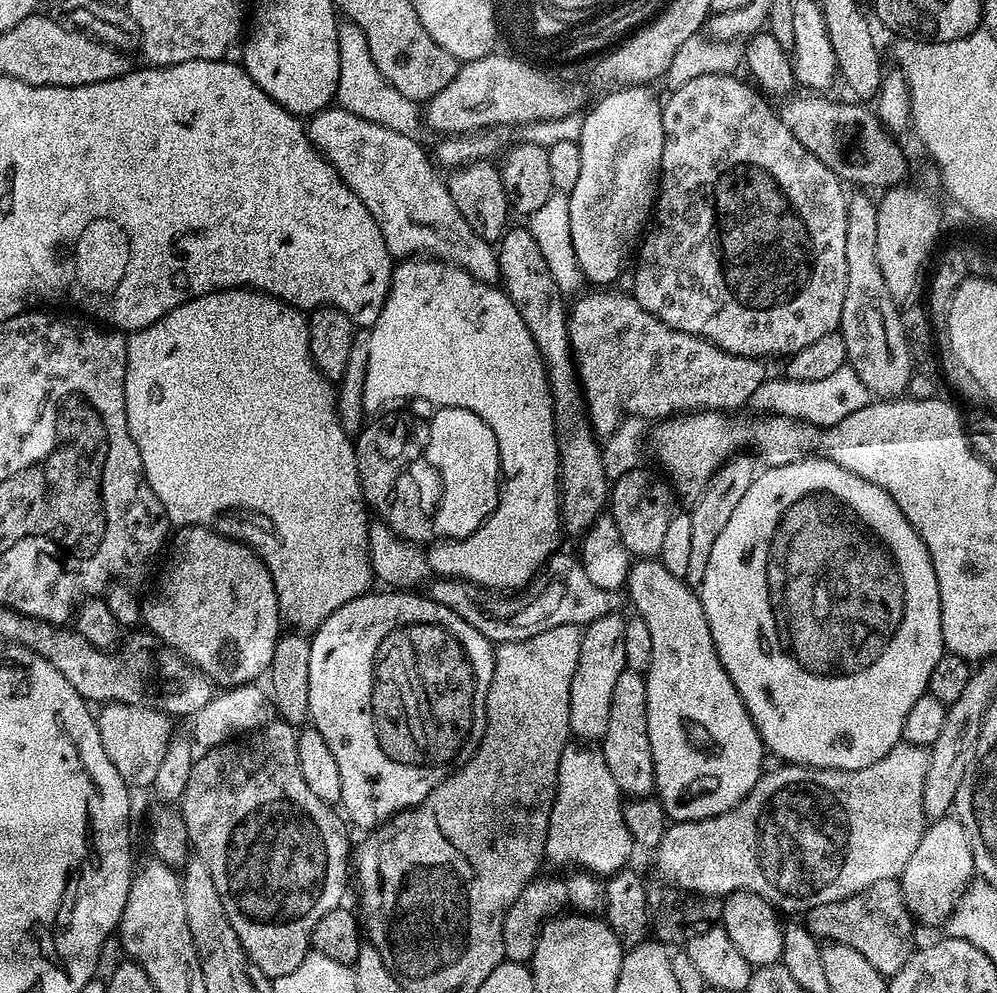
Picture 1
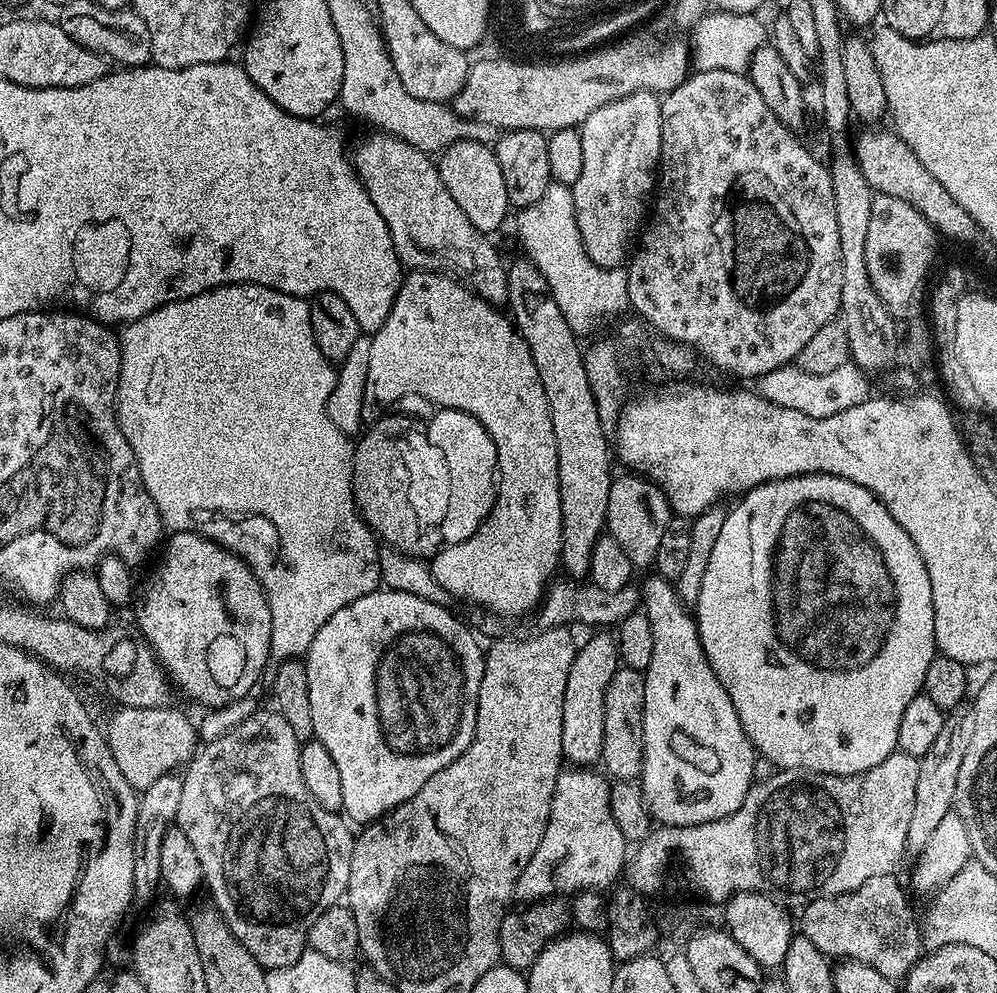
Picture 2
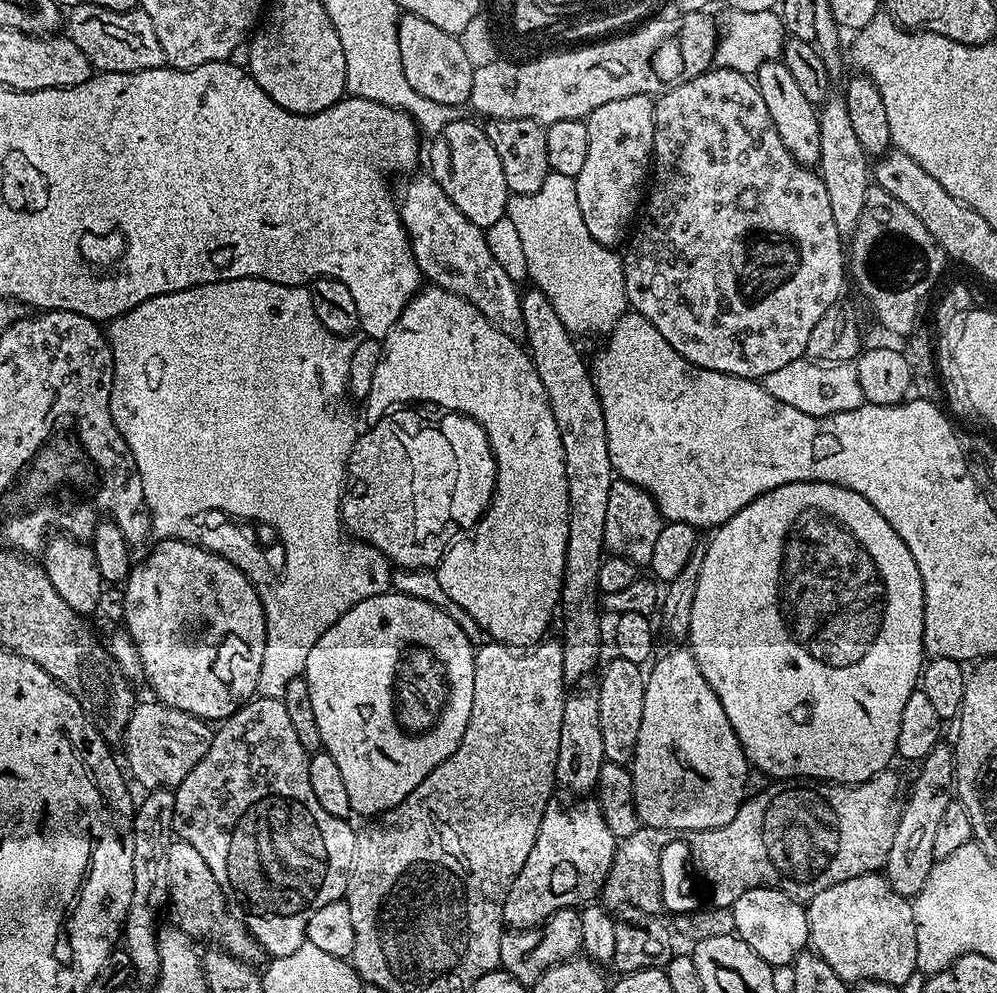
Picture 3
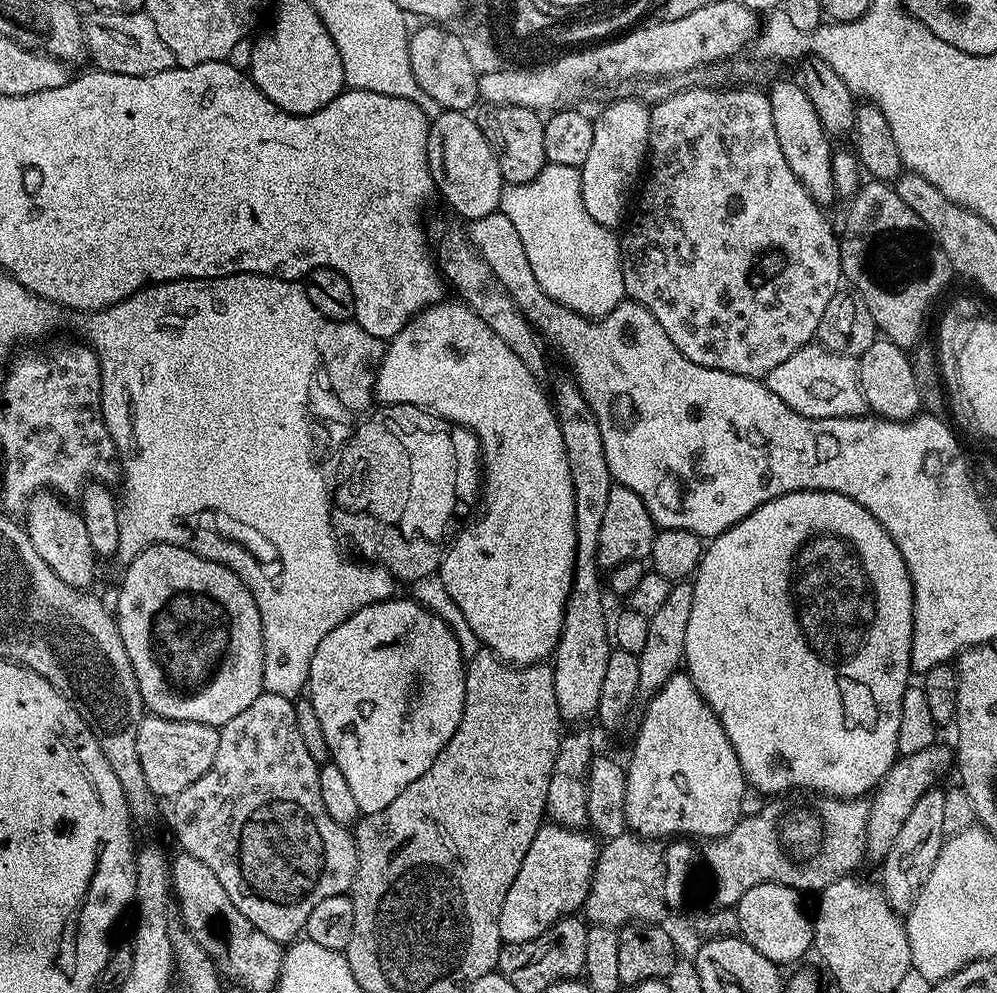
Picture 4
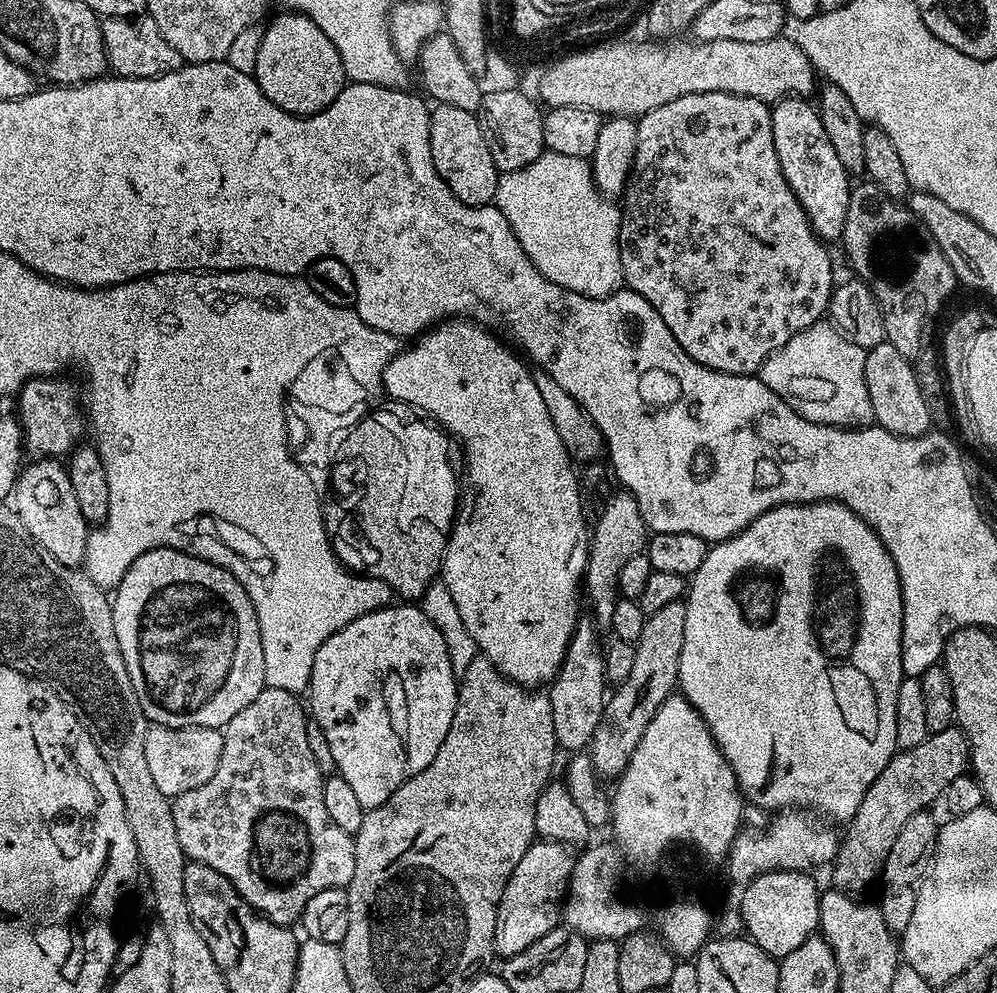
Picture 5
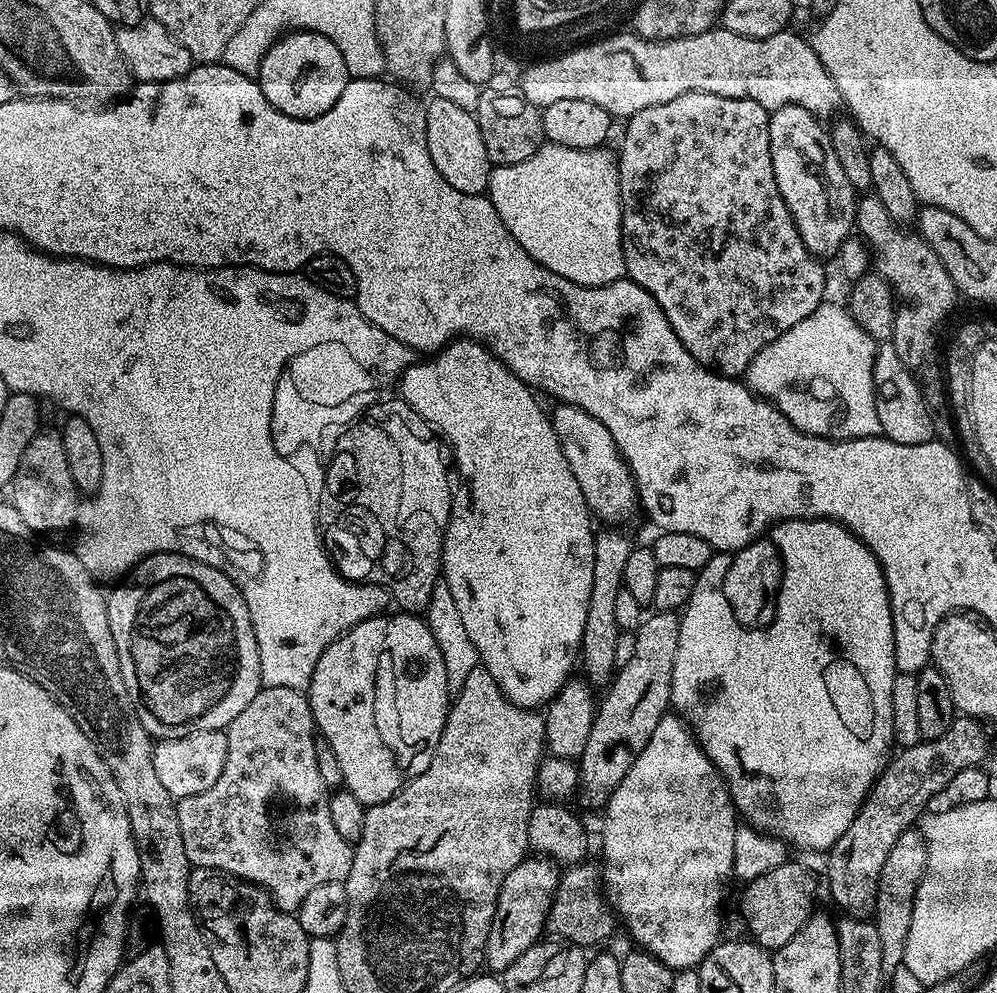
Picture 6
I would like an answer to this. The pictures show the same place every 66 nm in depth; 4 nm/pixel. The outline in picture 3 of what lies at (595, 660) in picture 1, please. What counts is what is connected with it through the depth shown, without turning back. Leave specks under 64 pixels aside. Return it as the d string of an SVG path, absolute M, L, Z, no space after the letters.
M595 691L576 692L567 697L562 710L562 734L558 734L556 782L573 797L584 798L600 783L600 771L606 763L602 750L602 730L598 722L598 698Z

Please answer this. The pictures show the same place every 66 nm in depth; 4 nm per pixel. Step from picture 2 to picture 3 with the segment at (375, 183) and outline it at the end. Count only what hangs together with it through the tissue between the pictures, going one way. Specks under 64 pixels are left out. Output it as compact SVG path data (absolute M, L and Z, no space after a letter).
M431 174L420 175L413 175L404 193L401 196L399 193L398 207L421 277L428 279L429 276L435 287L466 298L496 329L521 341L525 337L521 293L506 270L498 266L494 254L490 254L485 229L474 226L474 222L470 222L470 218L446 198L446 190L438 186Z

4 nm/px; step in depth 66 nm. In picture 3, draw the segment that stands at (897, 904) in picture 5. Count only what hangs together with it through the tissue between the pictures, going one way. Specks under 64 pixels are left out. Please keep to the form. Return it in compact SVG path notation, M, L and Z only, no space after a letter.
M938 746L926 754L926 758L919 761L920 773L912 784L912 793L907 793L902 804L900 820L896 824L894 842L890 846L888 860L884 863L883 871L886 873L890 886L898 890L898 894L915 898L926 878L930 874L934 857L934 838L942 819L946 806L954 799L954 781L956 778L956 758L951 747Z

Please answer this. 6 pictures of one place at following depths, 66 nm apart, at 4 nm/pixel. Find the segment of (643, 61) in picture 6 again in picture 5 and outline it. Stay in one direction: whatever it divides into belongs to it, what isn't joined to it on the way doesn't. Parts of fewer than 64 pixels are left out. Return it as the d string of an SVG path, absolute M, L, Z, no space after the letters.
M777 38L766 42L706 40L658 46L639 44L636 40L616 40L585 52L573 51L538 82L541 105L582 106L599 112L601 117L639 118L674 98L686 94L725 92L746 98L775 102L789 94L808 98L817 91L818 73L810 58L792 40Z

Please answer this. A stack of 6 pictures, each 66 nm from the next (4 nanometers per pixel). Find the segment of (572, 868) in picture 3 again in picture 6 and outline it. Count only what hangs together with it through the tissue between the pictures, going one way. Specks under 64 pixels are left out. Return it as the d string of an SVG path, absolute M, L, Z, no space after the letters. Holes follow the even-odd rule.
M526 858L502 882L498 902L494 910L494 922L490 926L488 941L484 947L484 958L493 973L502 974L519 958L526 954L531 944L537 943L545 935L548 922L548 909L556 893L556 884L561 878L557 865L547 858ZM536 859L536 860L532 860ZM557 871L557 872L556 872Z

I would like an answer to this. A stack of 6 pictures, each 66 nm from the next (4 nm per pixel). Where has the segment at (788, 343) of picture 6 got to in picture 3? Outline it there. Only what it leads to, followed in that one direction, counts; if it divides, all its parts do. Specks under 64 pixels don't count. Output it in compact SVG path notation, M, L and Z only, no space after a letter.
M801 358L763 377L762 383L765 390L778 398L778 402L786 402L786 406L794 406L794 410L802 410L815 417L854 410L865 403L858 374L851 363L825 364Z

